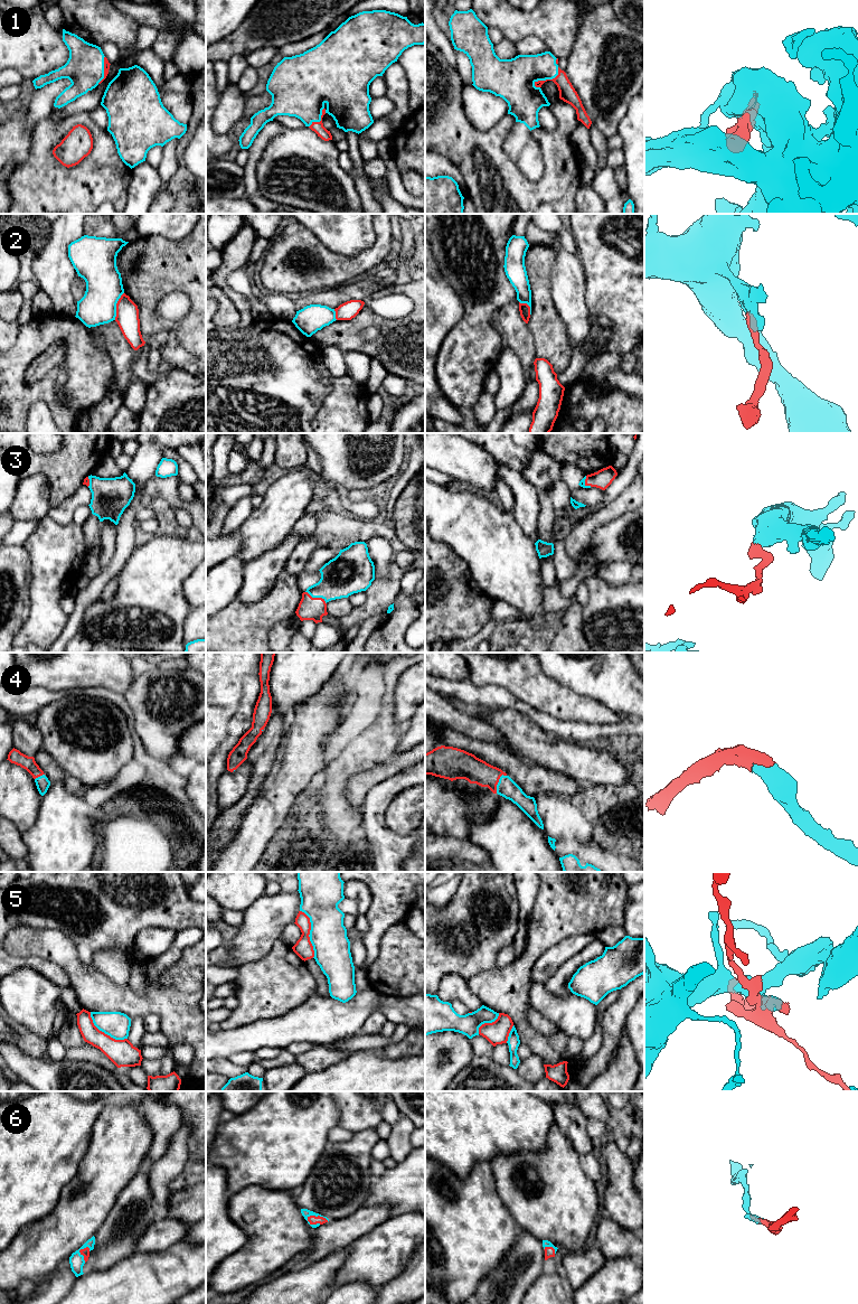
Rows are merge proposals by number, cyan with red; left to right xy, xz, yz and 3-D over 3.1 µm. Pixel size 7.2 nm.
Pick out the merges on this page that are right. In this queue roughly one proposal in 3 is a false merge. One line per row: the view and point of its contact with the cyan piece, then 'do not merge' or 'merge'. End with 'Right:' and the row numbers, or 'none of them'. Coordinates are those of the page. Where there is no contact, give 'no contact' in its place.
1: meets cyan in yz at (548, 78); merge
2: meets cyan in xy at (115, 306); do not merge
3: meets cyan in xz at (317, 597); merge
4: meets cyan in yz at (498, 782); merge
5: meets cyan in xz at (310, 934); do not merge
6: meets cyan in xz at (318, 1215); merge
Right: 1, 3, 4, 6

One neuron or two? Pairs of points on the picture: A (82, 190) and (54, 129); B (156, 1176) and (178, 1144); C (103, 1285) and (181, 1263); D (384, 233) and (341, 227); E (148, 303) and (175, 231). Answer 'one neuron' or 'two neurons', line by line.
A: one neuron
B: one neuron
C: one neuron
D: two neurons
E: two neurons

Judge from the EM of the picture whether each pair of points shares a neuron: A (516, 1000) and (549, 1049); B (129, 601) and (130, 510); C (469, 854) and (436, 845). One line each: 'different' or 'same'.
A: same
B: different
C: same

